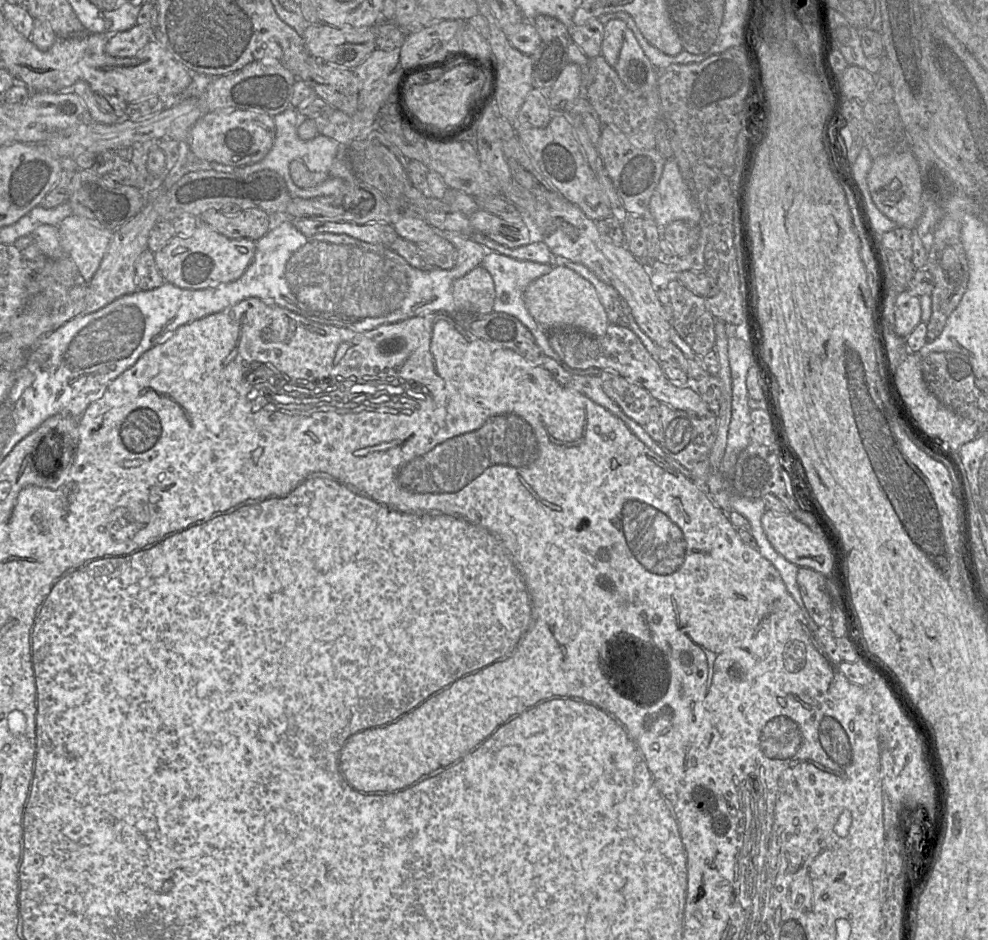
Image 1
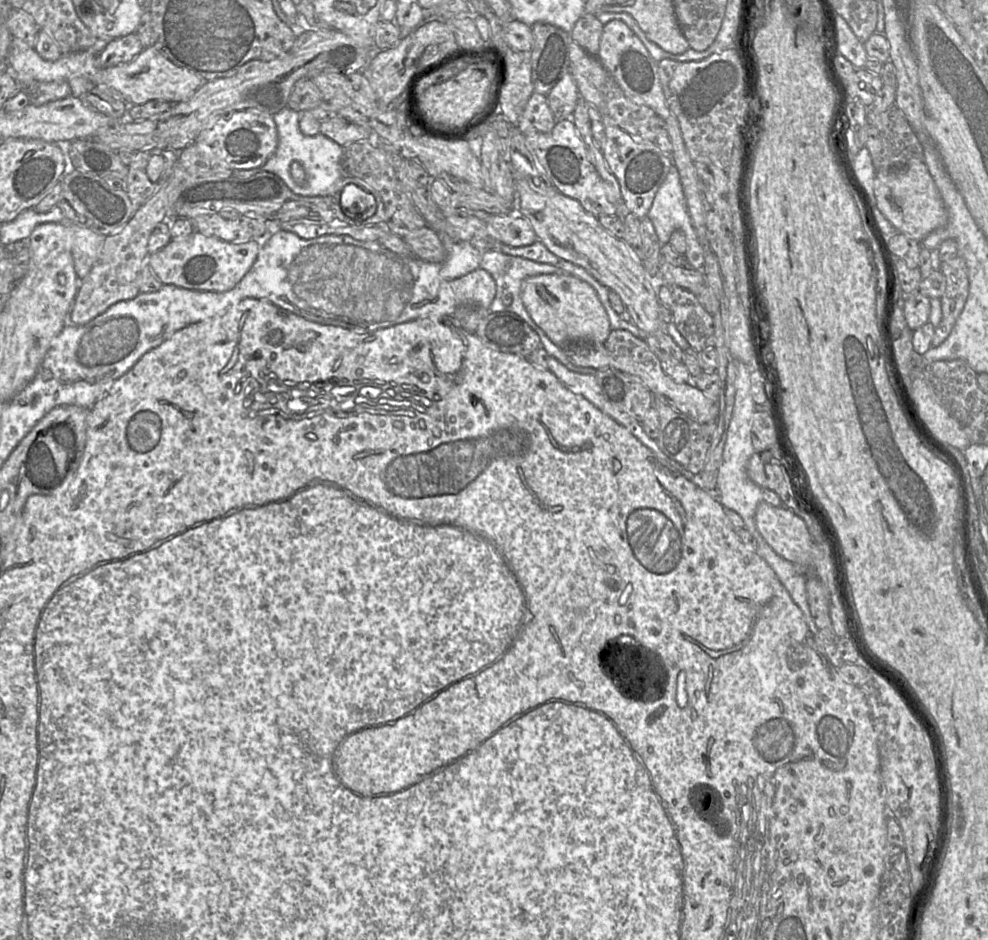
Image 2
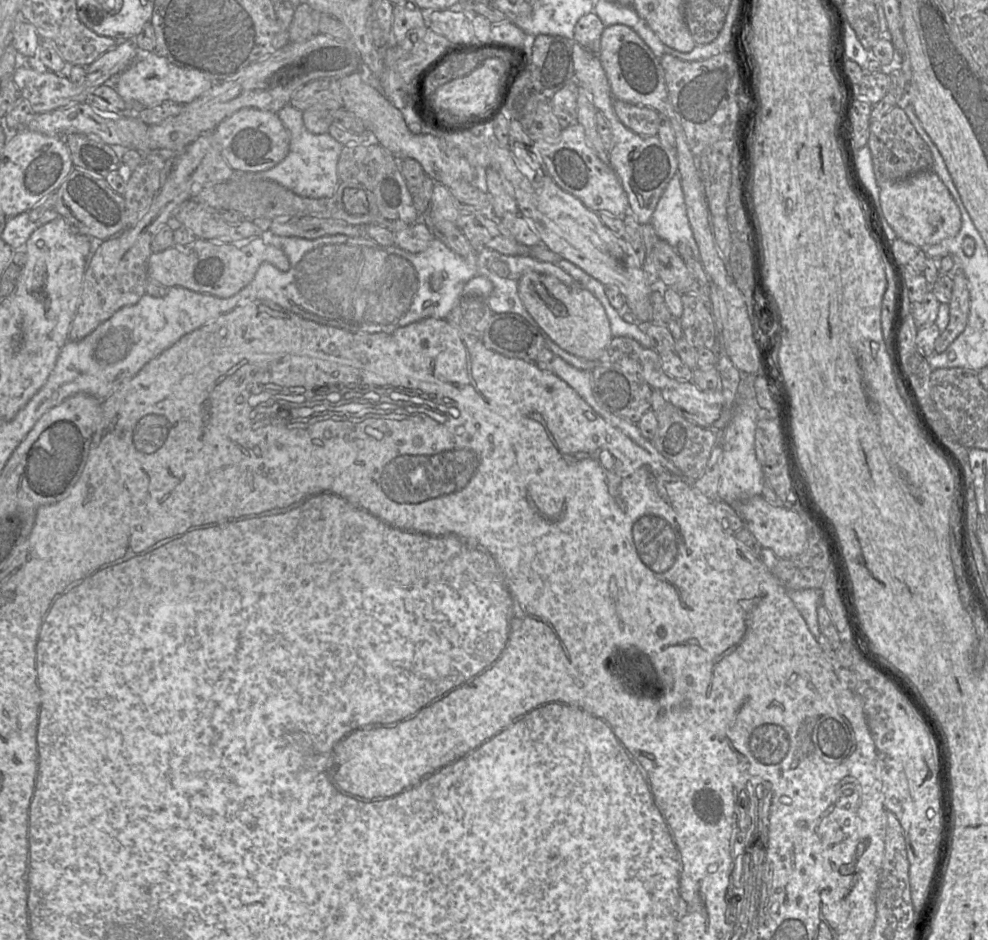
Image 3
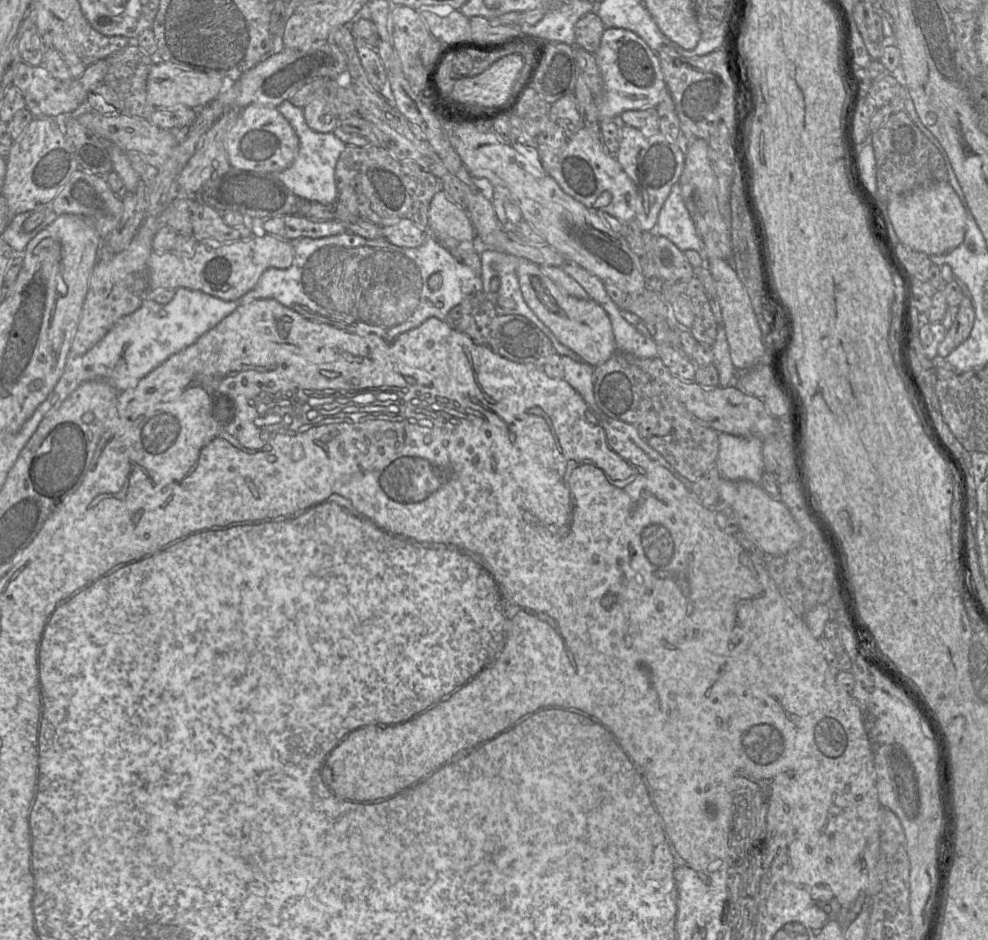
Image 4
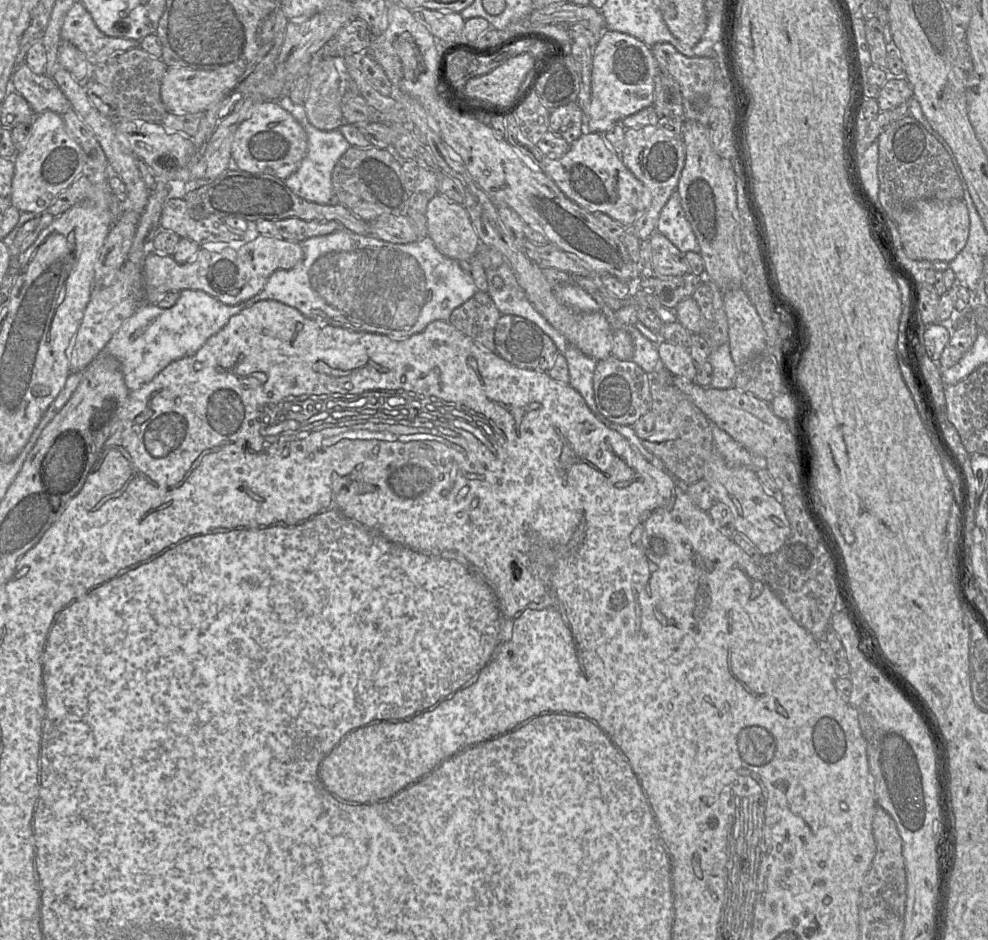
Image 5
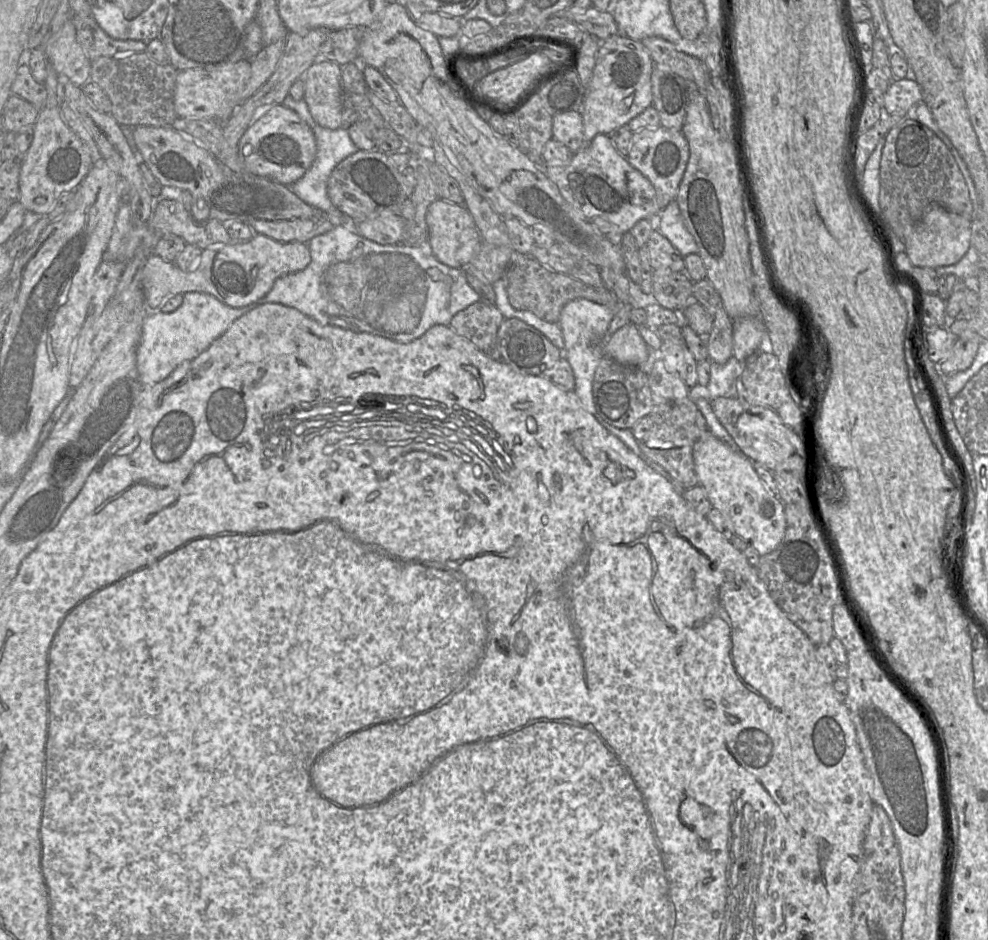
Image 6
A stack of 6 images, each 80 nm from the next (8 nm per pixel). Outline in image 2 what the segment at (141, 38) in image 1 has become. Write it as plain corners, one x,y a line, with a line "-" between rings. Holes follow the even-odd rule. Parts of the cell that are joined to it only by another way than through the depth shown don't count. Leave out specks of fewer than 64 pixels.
135,32
126,36
111,39
106,42
103,50
98,55
99,65
102,68
117,66
136,58
143,46

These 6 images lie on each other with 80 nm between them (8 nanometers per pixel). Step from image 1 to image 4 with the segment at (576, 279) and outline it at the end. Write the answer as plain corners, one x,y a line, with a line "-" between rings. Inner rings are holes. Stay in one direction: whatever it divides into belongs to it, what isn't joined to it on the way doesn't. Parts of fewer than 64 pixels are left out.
526,259
519,260
516,275
522,298
528,308
561,344
578,355
583,362
596,367
618,352
610,319
597,302
567,294
541,273
539,265

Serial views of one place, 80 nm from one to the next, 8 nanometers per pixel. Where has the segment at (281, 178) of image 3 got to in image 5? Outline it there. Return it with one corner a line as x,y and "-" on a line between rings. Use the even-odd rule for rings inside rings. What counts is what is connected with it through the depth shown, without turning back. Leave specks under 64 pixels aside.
289,96
279,101
280,106
289,112
304,128
307,134
307,153
298,169
284,180
287,187
298,197
308,202
322,205
337,205
338,200
332,186
332,171
341,156
351,147
343,134
338,130
322,131
308,120
304,105
293,103

